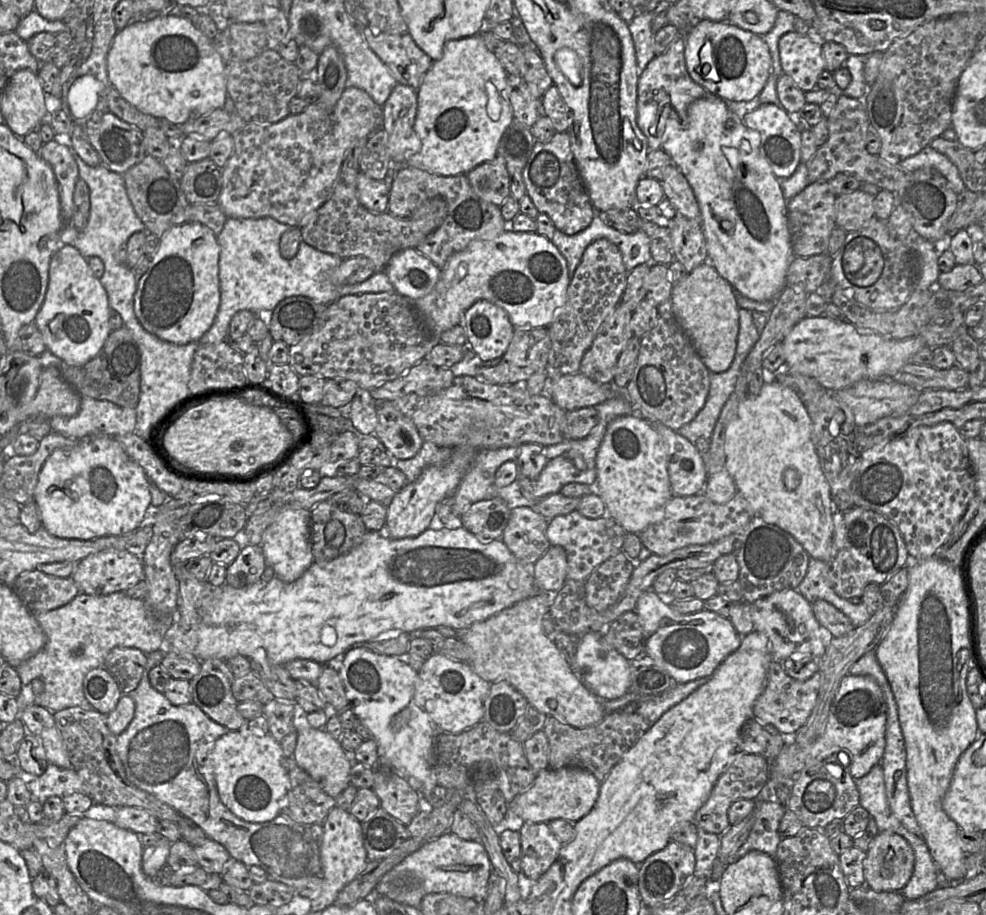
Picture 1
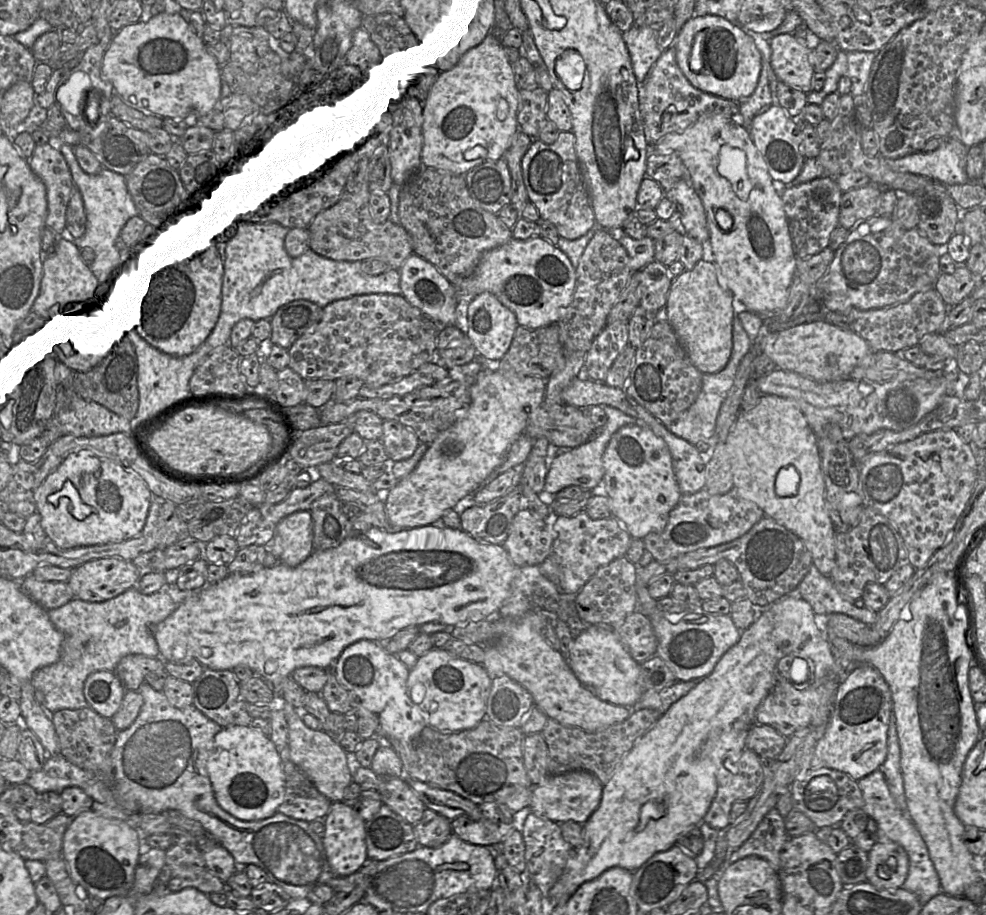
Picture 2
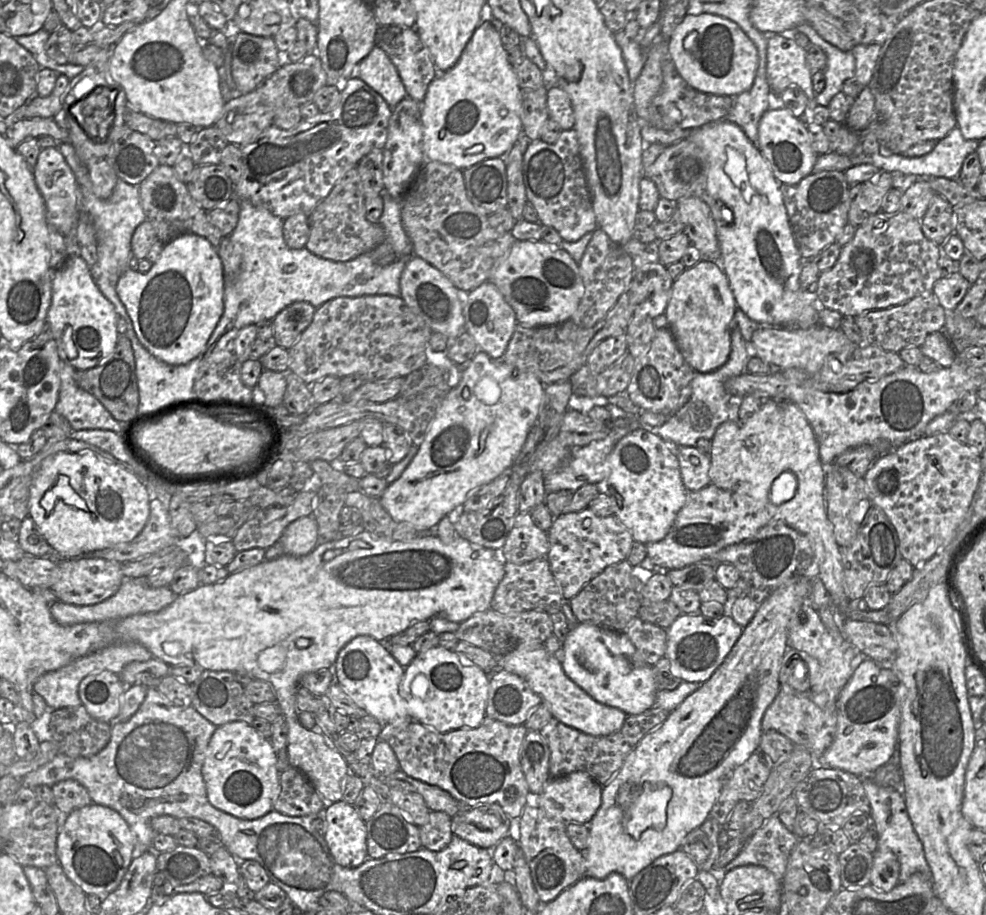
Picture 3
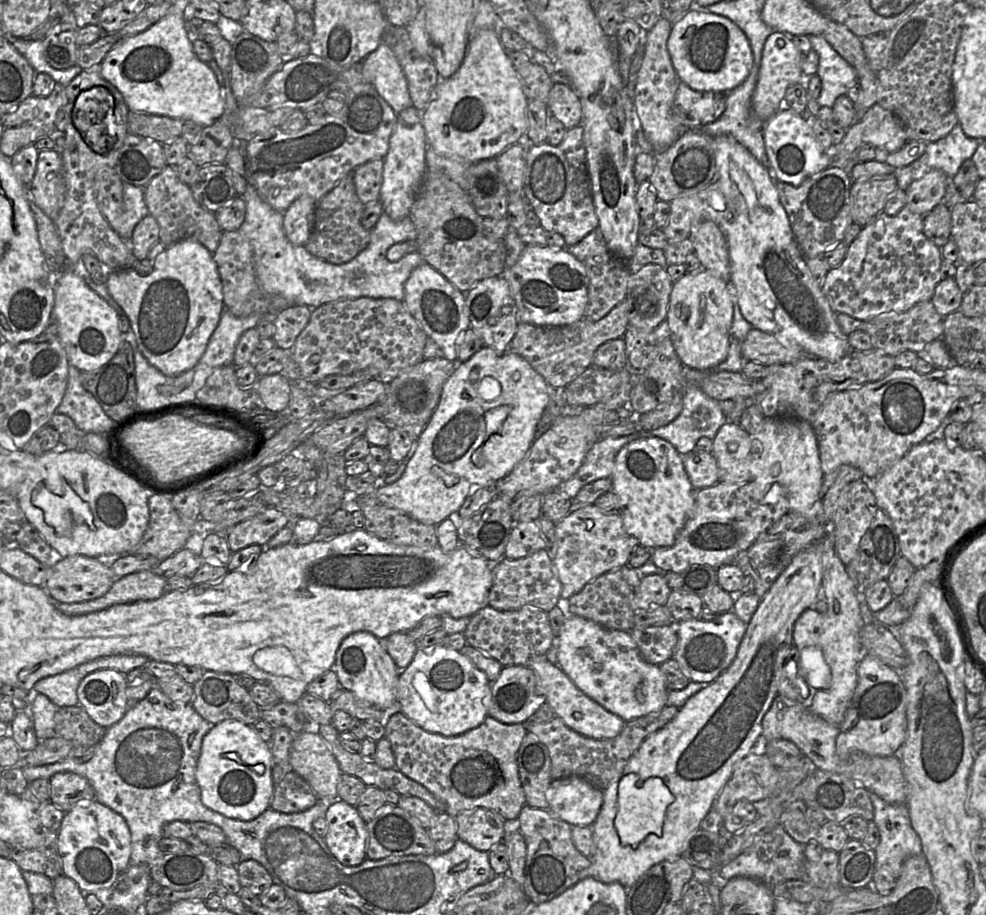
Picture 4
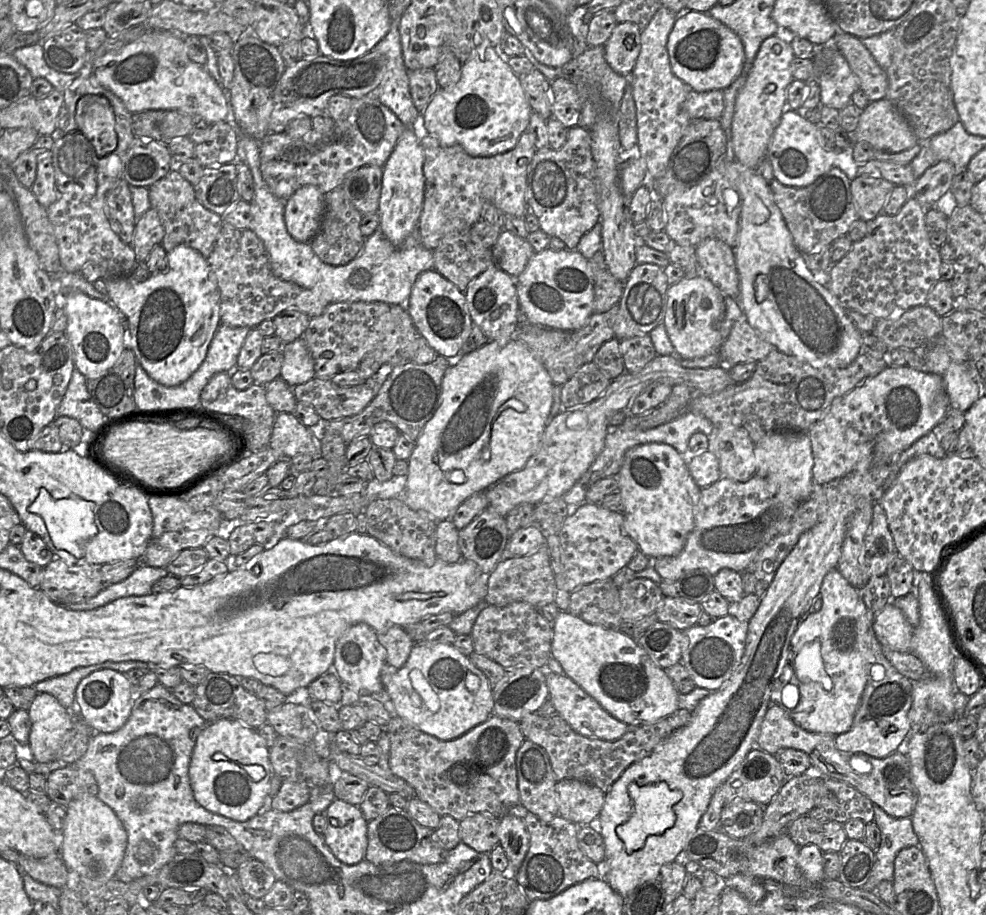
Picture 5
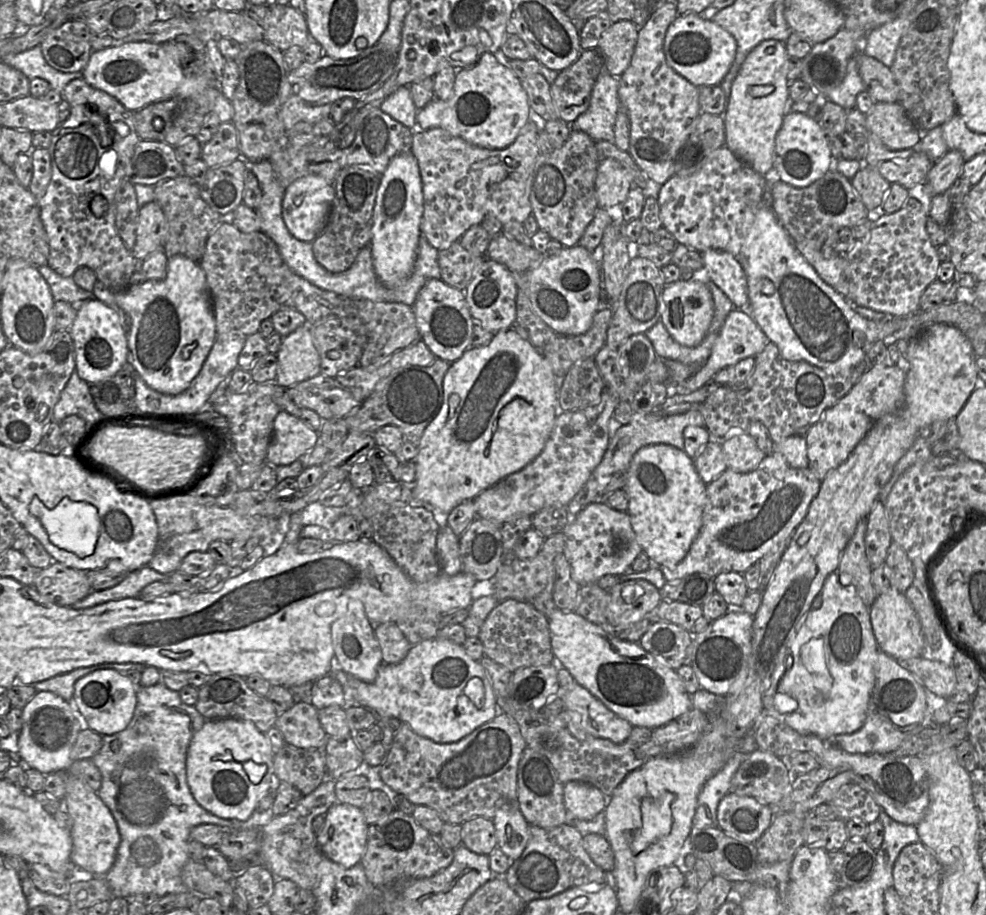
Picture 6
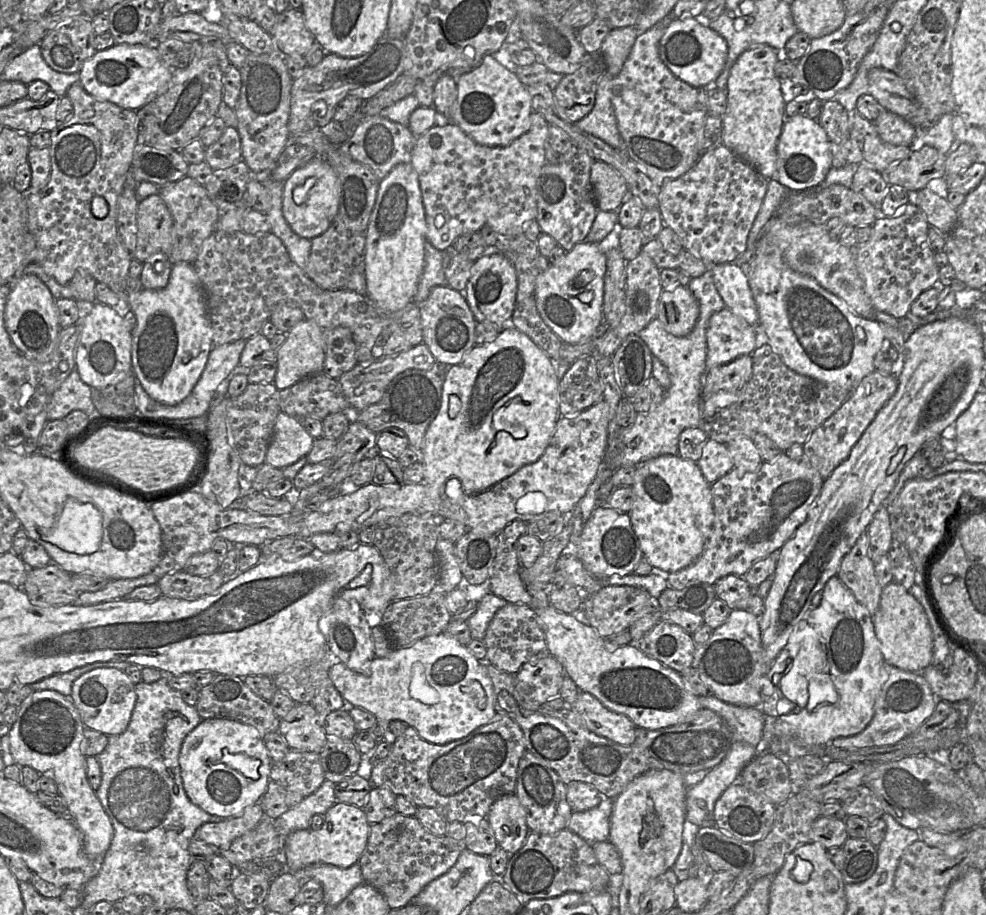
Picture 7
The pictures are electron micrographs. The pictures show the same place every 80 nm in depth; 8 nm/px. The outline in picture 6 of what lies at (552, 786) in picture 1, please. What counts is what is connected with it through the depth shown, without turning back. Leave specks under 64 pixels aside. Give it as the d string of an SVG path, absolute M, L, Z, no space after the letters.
M578 781L564 784L564 804L569 820L589 821L605 810L608 798L597 787Z

